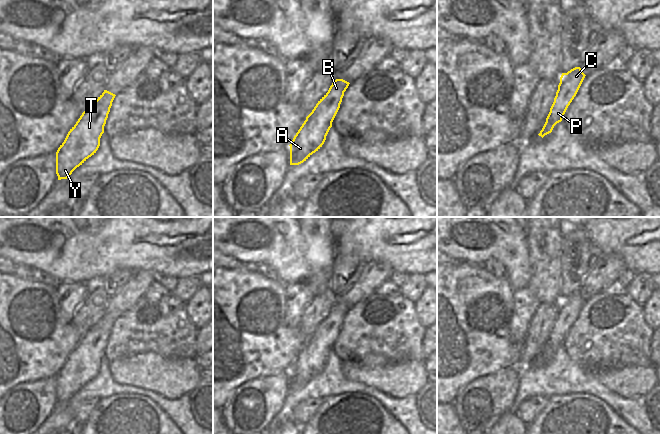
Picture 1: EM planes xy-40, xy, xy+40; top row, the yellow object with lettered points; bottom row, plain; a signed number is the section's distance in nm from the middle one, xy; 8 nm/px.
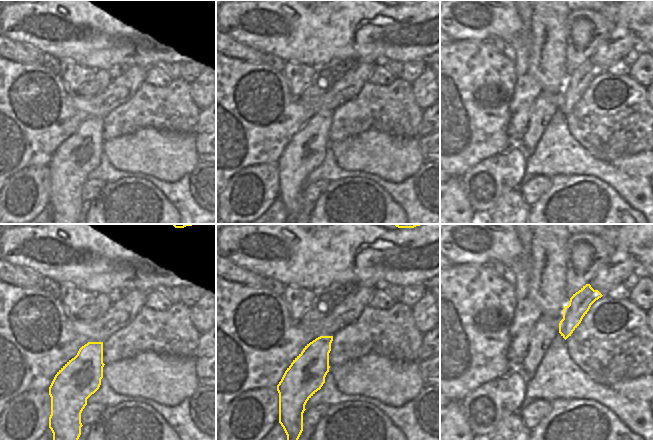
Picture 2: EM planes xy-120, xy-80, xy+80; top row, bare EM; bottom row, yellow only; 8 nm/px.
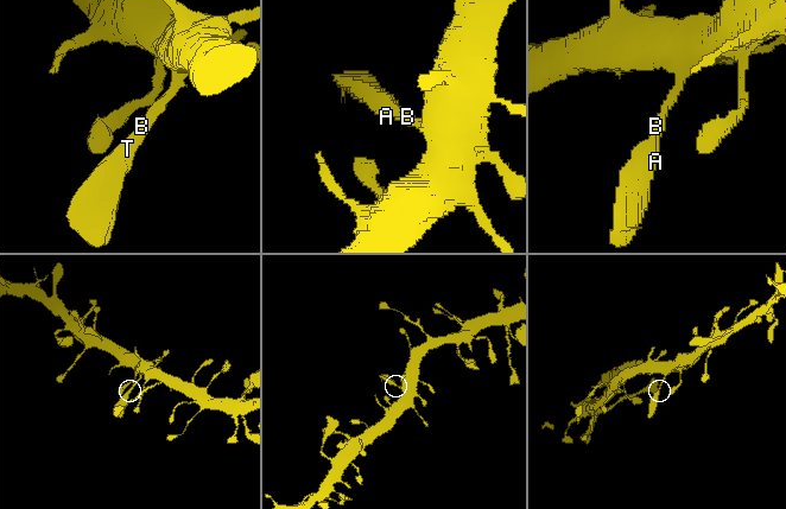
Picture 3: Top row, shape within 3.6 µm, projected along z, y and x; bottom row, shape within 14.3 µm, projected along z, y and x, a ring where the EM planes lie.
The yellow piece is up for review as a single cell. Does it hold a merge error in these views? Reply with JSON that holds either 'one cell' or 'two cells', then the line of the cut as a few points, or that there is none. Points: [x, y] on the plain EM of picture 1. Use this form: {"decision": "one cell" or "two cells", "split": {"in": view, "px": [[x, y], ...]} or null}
{"decision": "one cell", "split": null}

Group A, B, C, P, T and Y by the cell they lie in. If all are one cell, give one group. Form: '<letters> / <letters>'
A B C P T Y

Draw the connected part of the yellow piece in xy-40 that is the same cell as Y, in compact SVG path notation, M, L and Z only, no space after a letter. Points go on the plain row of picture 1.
M104 314L70 353L56 376L58 404L67 403L77 391L96 377L115 320Z

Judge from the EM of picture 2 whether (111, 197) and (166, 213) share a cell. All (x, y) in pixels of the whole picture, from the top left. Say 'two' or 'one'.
one

